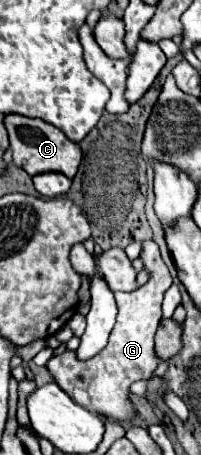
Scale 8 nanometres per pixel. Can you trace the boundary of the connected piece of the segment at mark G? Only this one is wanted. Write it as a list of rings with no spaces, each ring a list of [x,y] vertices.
[[[148,240],[144,242],[144,250],[142,250],[142,262],[144,266],[152,272],[148,284],[140,286],[138,290],[126,294],[126,292],[116,292],[114,298],[118,302],[118,320],[116,326],[110,334],[108,346],[94,356],[92,360],[78,360],[74,356],[74,352],[64,352],[60,356],[54,356],[48,360],[48,370],[54,378],[54,382],[80,406],[114,418],[114,420],[122,420],[122,418],[130,418],[134,416],[134,406],[128,400],[128,388],[136,382],[136,380],[148,380],[156,366],[158,366],[158,358],[154,354],[154,334],[156,328],[160,324],[162,318],[162,298],[164,292],[172,286],[172,278],[170,272],[166,268],[166,264],[160,258],[160,250],[158,246]]]

